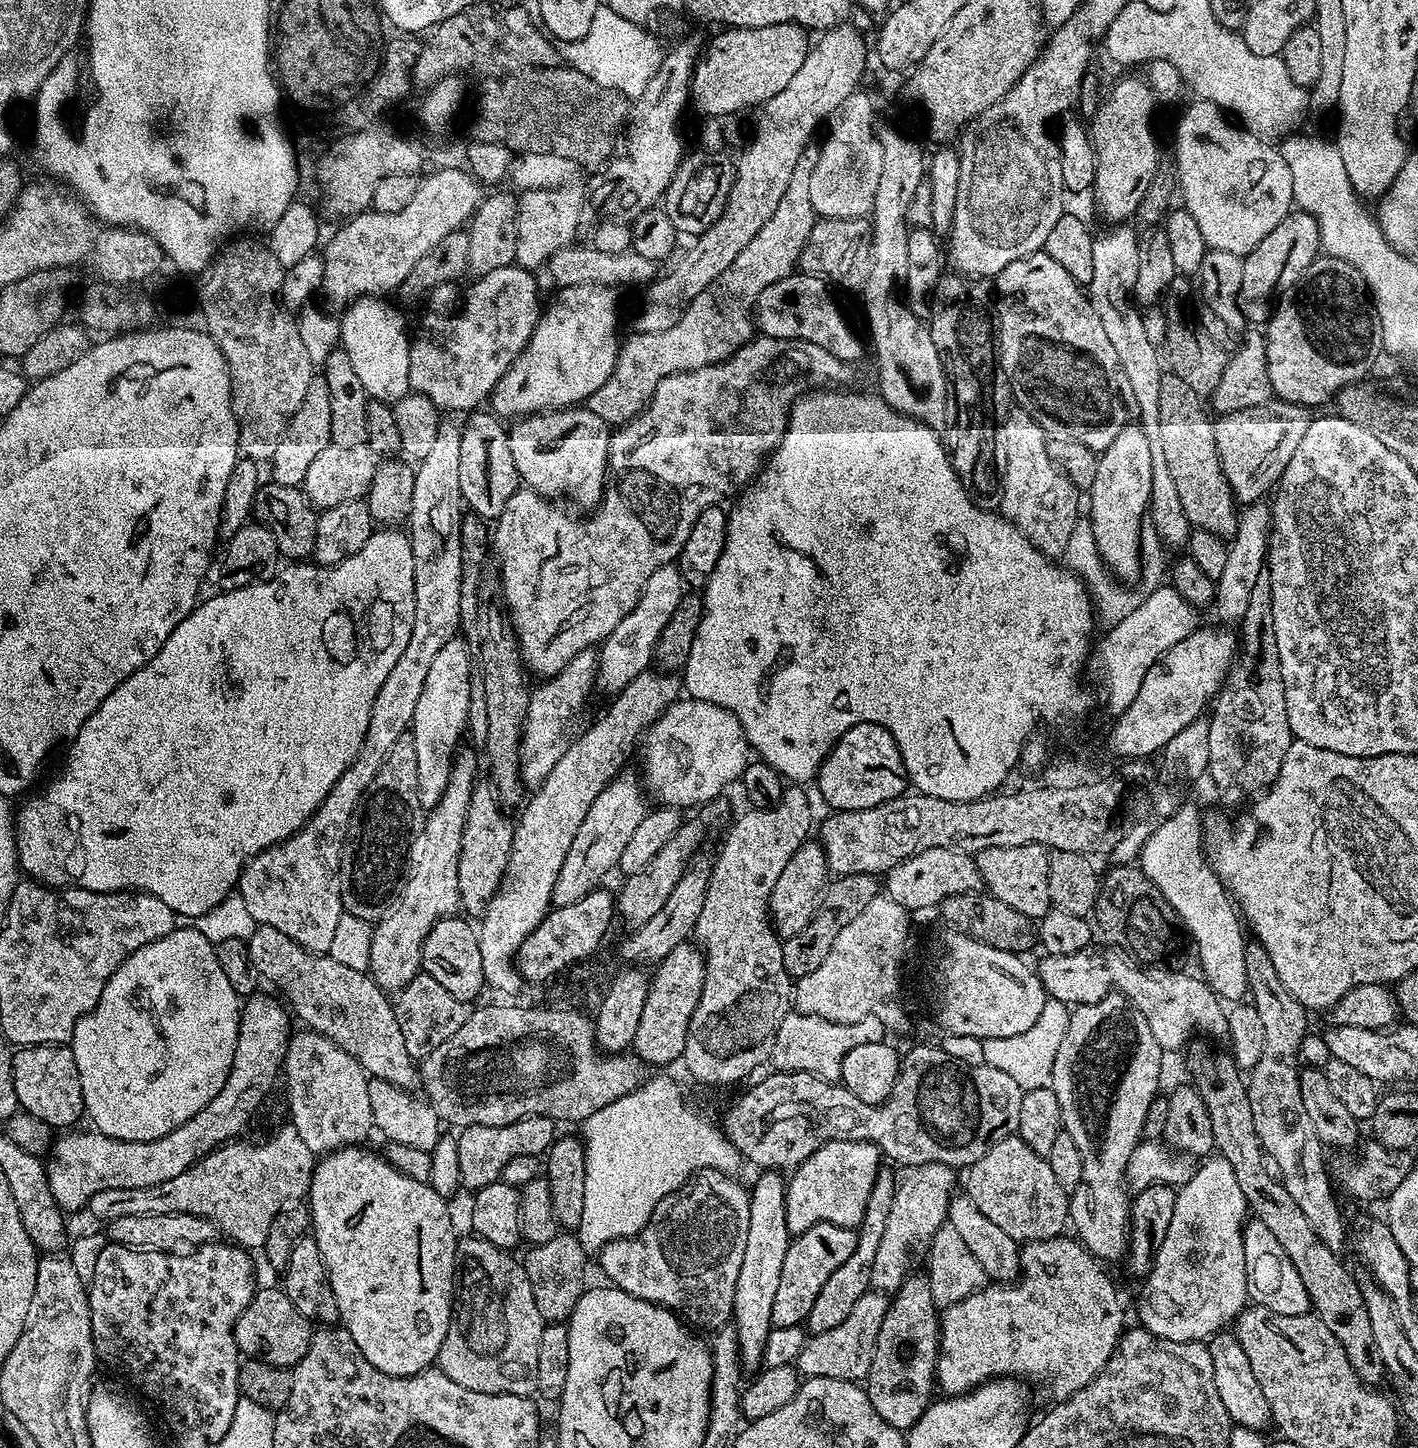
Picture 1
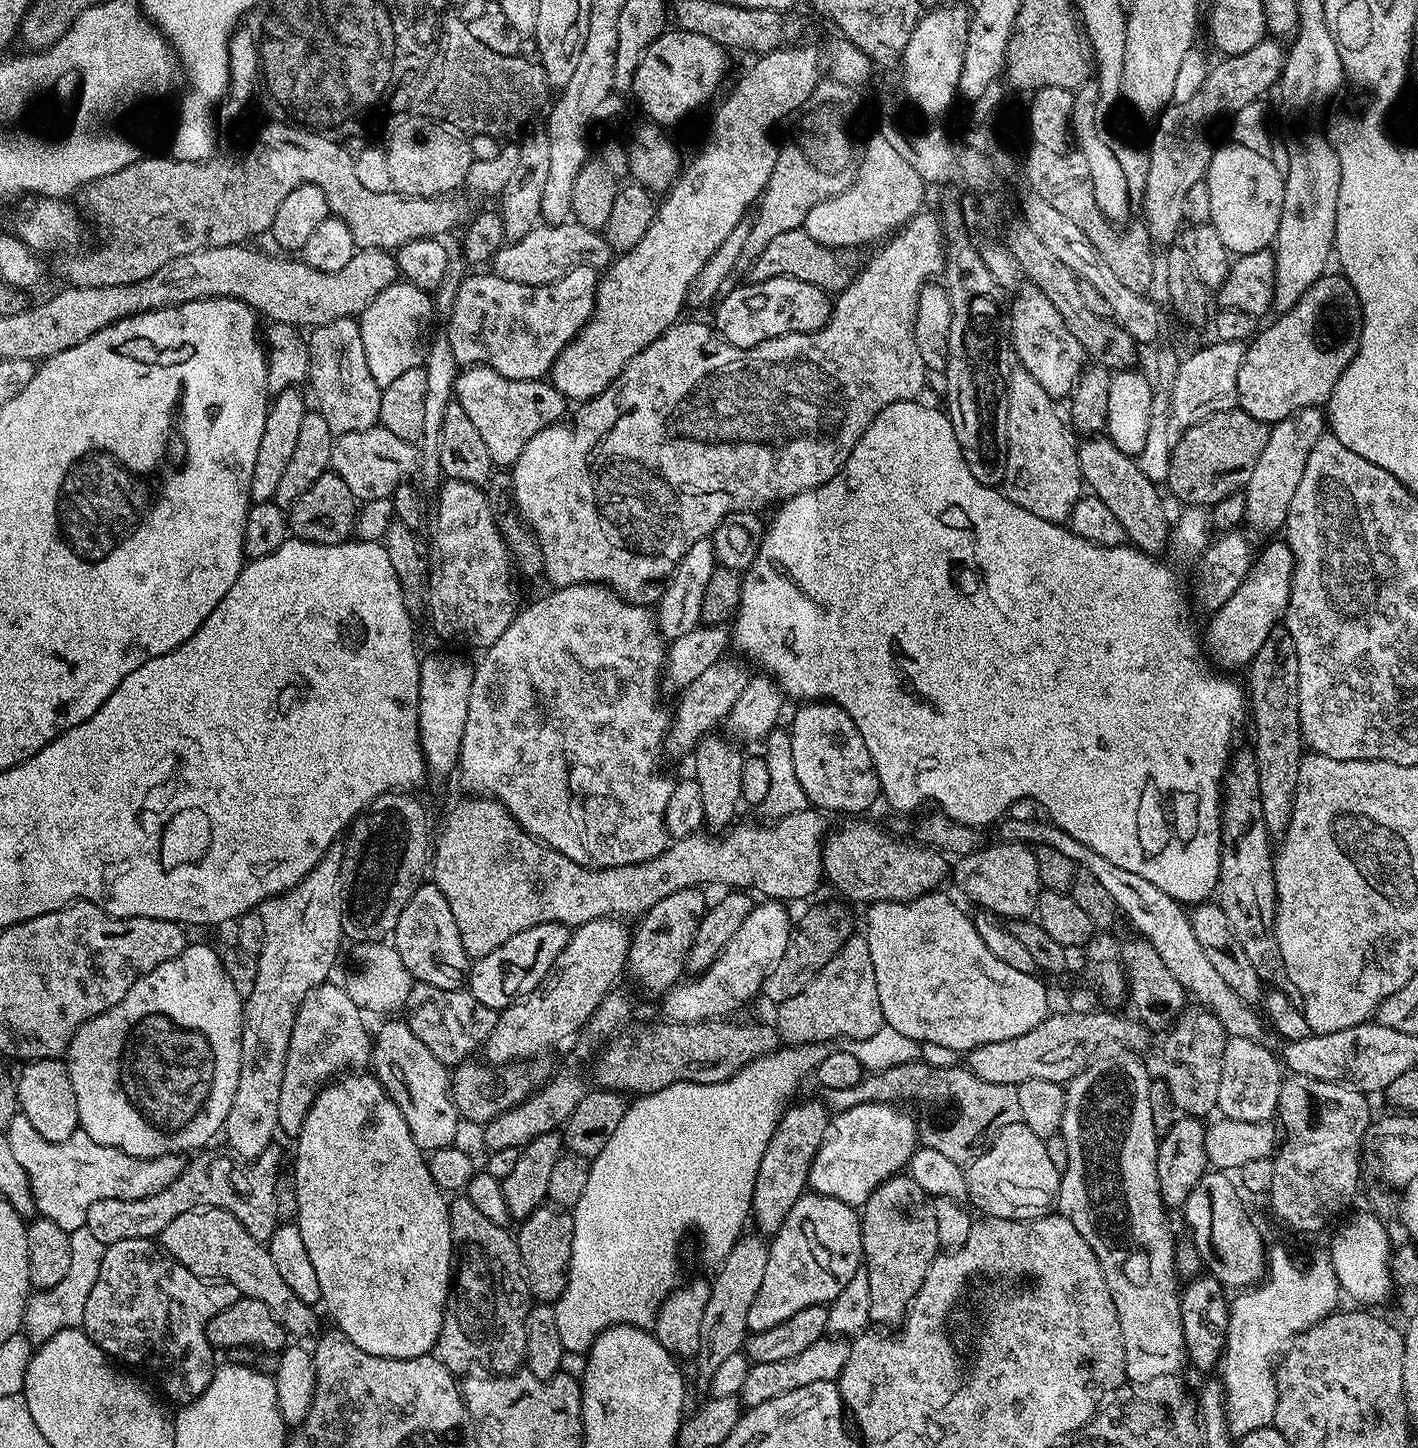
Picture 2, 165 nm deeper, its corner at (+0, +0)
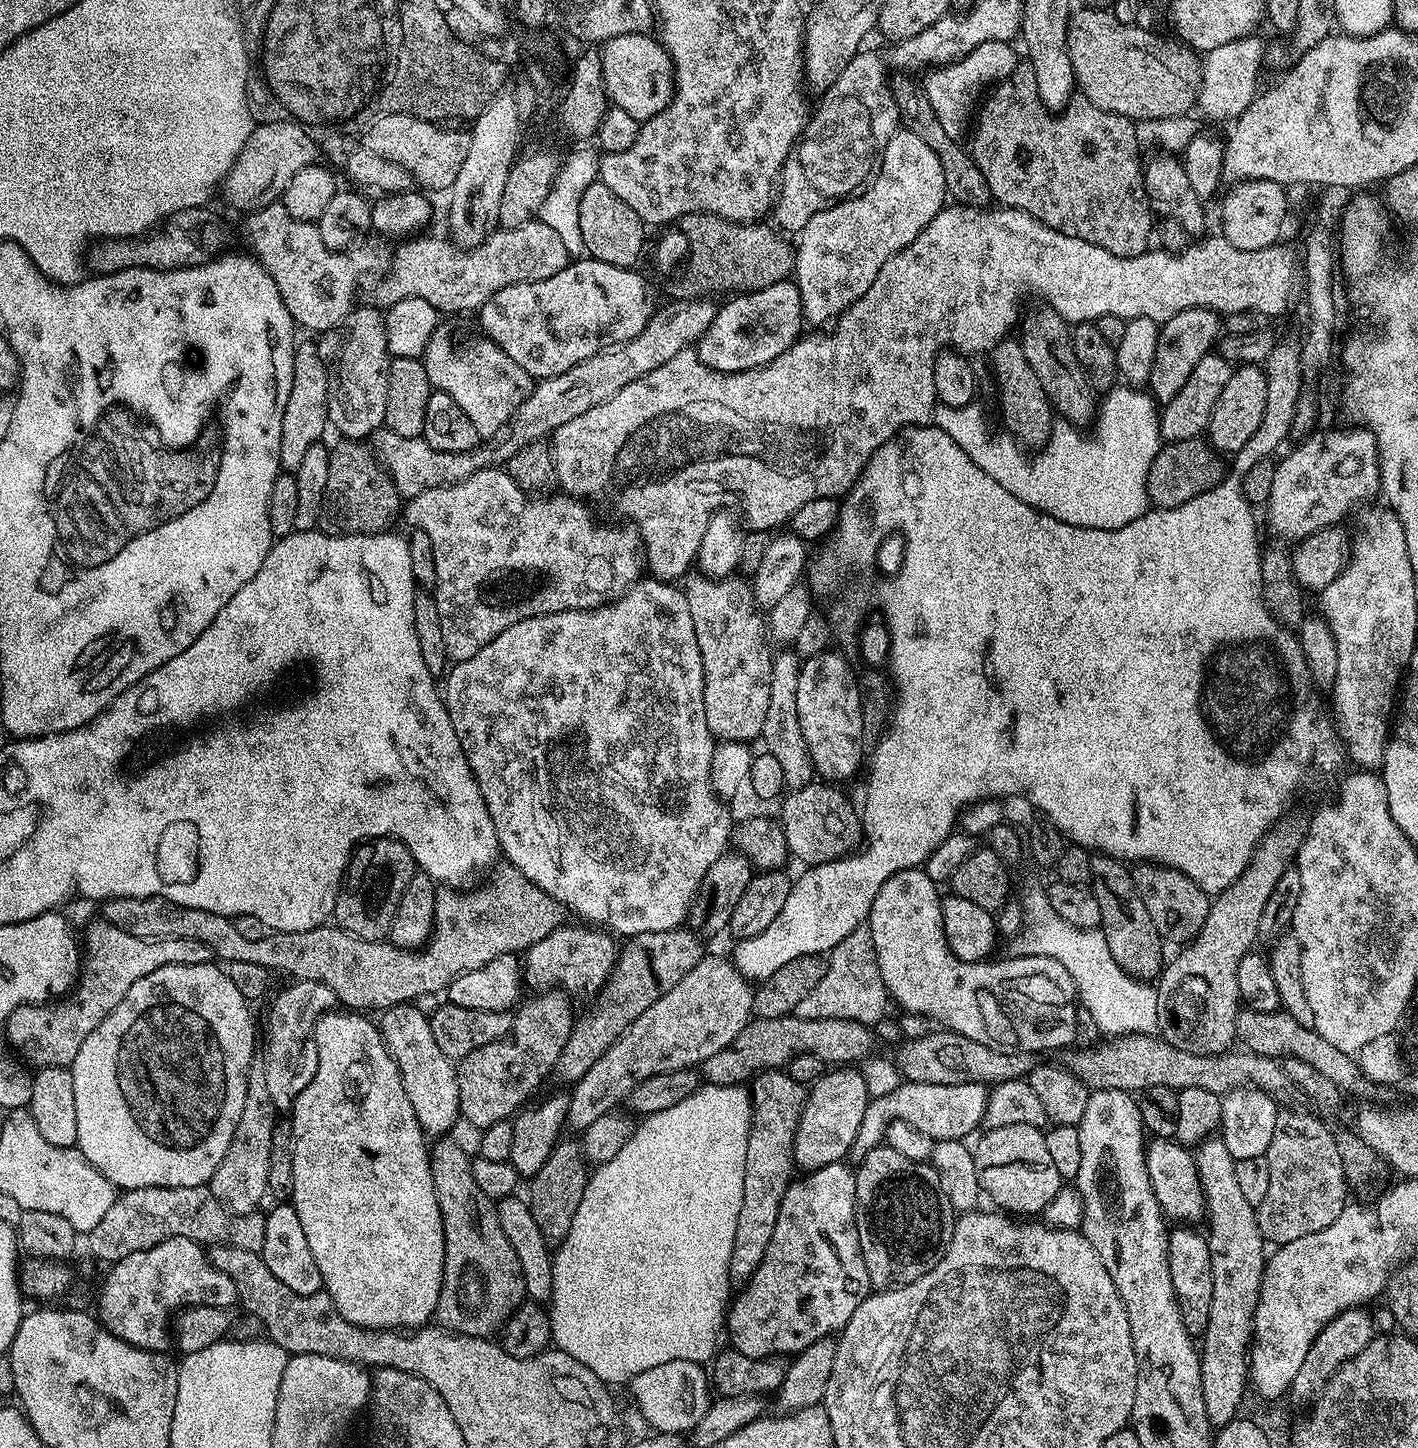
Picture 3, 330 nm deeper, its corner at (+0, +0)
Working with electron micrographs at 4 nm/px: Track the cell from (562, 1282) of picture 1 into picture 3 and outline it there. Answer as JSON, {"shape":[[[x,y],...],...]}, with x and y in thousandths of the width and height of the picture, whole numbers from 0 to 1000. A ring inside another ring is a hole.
{"shape":[[[398,786],[393,789],[389,798],[385,801],[385,805],[382,805],[382,808],[374,813],[374,834],[377,844],[379,844],[382,852],[387,858],[395,858],[400,854],[405,844],[405,838],[408,838],[408,833],[412,827],[415,811],[416,807],[412,800],[411,792],[407,788],[406,790]]]}

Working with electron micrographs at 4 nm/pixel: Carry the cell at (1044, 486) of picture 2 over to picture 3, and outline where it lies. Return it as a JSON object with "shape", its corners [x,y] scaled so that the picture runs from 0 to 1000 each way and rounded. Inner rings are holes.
{"shape":[[[706,234],[705,237],[699,241],[699,246],[700,254],[705,259],[705,282],[708,284],[712,294],[714,295],[713,300],[720,307],[726,310],[728,309],[728,311],[733,310],[738,306],[742,299],[743,282],[736,271],[735,264],[732,264],[732,258],[729,258],[726,250],[724,250],[724,244],[716,234]]]}

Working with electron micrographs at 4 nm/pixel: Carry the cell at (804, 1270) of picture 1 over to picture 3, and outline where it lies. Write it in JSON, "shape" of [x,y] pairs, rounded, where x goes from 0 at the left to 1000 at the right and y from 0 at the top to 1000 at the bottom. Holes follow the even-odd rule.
{"shape":[[[590,802],[588,804],[583,804],[583,805],[580,805],[579,807],[573,807],[569,811],[565,811],[567,812],[565,814],[559,814],[559,817],[556,818],[556,821],[554,822],[554,825],[551,827],[551,833],[549,836],[549,844],[546,844],[546,852],[543,855],[543,860],[540,860],[540,863],[539,864],[539,868],[537,869],[537,872],[535,875],[533,875],[533,878],[530,881],[530,883],[527,885],[525,893],[523,894],[522,896],[517,897],[515,901],[515,905],[512,909],[512,923],[513,920],[513,923],[516,925],[516,930],[518,932],[520,934],[523,934],[525,936],[528,936],[529,938],[532,938],[532,939],[537,939],[539,938],[547,937],[548,935],[553,935],[550,934],[557,934],[556,935],[562,935],[566,933],[568,933],[573,927],[577,927],[580,926],[582,924],[586,923],[587,921],[592,921],[597,914],[599,913],[599,910],[602,907],[602,905],[605,905],[605,902],[608,902],[608,899],[612,896],[614,894],[614,885],[612,883],[612,878],[611,877],[611,872],[608,869],[608,863],[606,863],[606,856],[605,855],[605,849],[604,849],[604,811],[603,809],[599,806],[597,807],[597,803]]]}

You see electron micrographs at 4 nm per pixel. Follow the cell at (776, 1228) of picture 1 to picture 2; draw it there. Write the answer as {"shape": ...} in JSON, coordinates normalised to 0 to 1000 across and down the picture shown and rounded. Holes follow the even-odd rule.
{"shape":[[[580,759],[561,762],[554,767],[547,776],[543,791],[540,791],[540,797],[537,797],[537,805],[535,805],[535,814],[532,816],[529,840],[532,845],[533,843],[532,850],[542,855],[547,854],[551,844],[554,844],[554,838],[557,838],[560,830],[563,830],[570,820],[571,805],[580,791],[585,776],[585,766]]]}

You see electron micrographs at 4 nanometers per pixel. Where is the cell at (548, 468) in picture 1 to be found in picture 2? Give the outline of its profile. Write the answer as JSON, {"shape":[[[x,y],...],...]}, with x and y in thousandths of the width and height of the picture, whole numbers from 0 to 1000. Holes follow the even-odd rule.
{"shape":[[[330,253],[322,259],[320,276],[329,283],[329,289],[334,291],[350,322],[363,320],[365,314],[368,314],[368,308],[377,300],[398,289],[398,275],[386,262],[360,262],[343,253]]]}

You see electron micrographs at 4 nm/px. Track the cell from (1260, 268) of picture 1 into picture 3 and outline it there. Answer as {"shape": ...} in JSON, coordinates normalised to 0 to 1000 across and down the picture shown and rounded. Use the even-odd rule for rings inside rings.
{"shape":[[[843,212],[831,215],[824,221],[820,222],[817,232],[817,239],[815,240],[815,250],[810,265],[810,270],[815,277],[822,279],[826,277],[831,269],[836,266],[836,262],[841,258],[842,253],[848,247],[853,245],[861,233],[861,218],[853,213]]]}

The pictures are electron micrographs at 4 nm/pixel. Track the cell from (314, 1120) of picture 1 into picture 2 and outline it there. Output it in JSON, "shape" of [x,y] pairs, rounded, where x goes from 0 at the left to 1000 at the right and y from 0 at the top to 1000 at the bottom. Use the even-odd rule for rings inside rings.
{"shape":[[[229,678],[224,680],[212,693],[210,700],[207,703],[207,711],[205,714],[205,725],[202,725],[202,739],[199,739],[199,756],[196,758],[197,781],[204,786],[211,785],[213,775],[223,760],[226,752],[235,744],[245,741],[246,739],[254,739],[262,731],[263,716],[261,710],[257,708],[257,700],[248,691],[247,686],[243,681]]]}

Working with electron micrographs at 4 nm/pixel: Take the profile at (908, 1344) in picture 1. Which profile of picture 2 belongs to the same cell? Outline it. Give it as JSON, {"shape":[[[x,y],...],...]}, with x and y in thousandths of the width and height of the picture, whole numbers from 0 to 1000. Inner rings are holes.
{"shape":[[[633,811],[622,816],[608,833],[609,872],[613,878],[614,912],[634,915],[664,864],[659,828],[645,814]]]}

